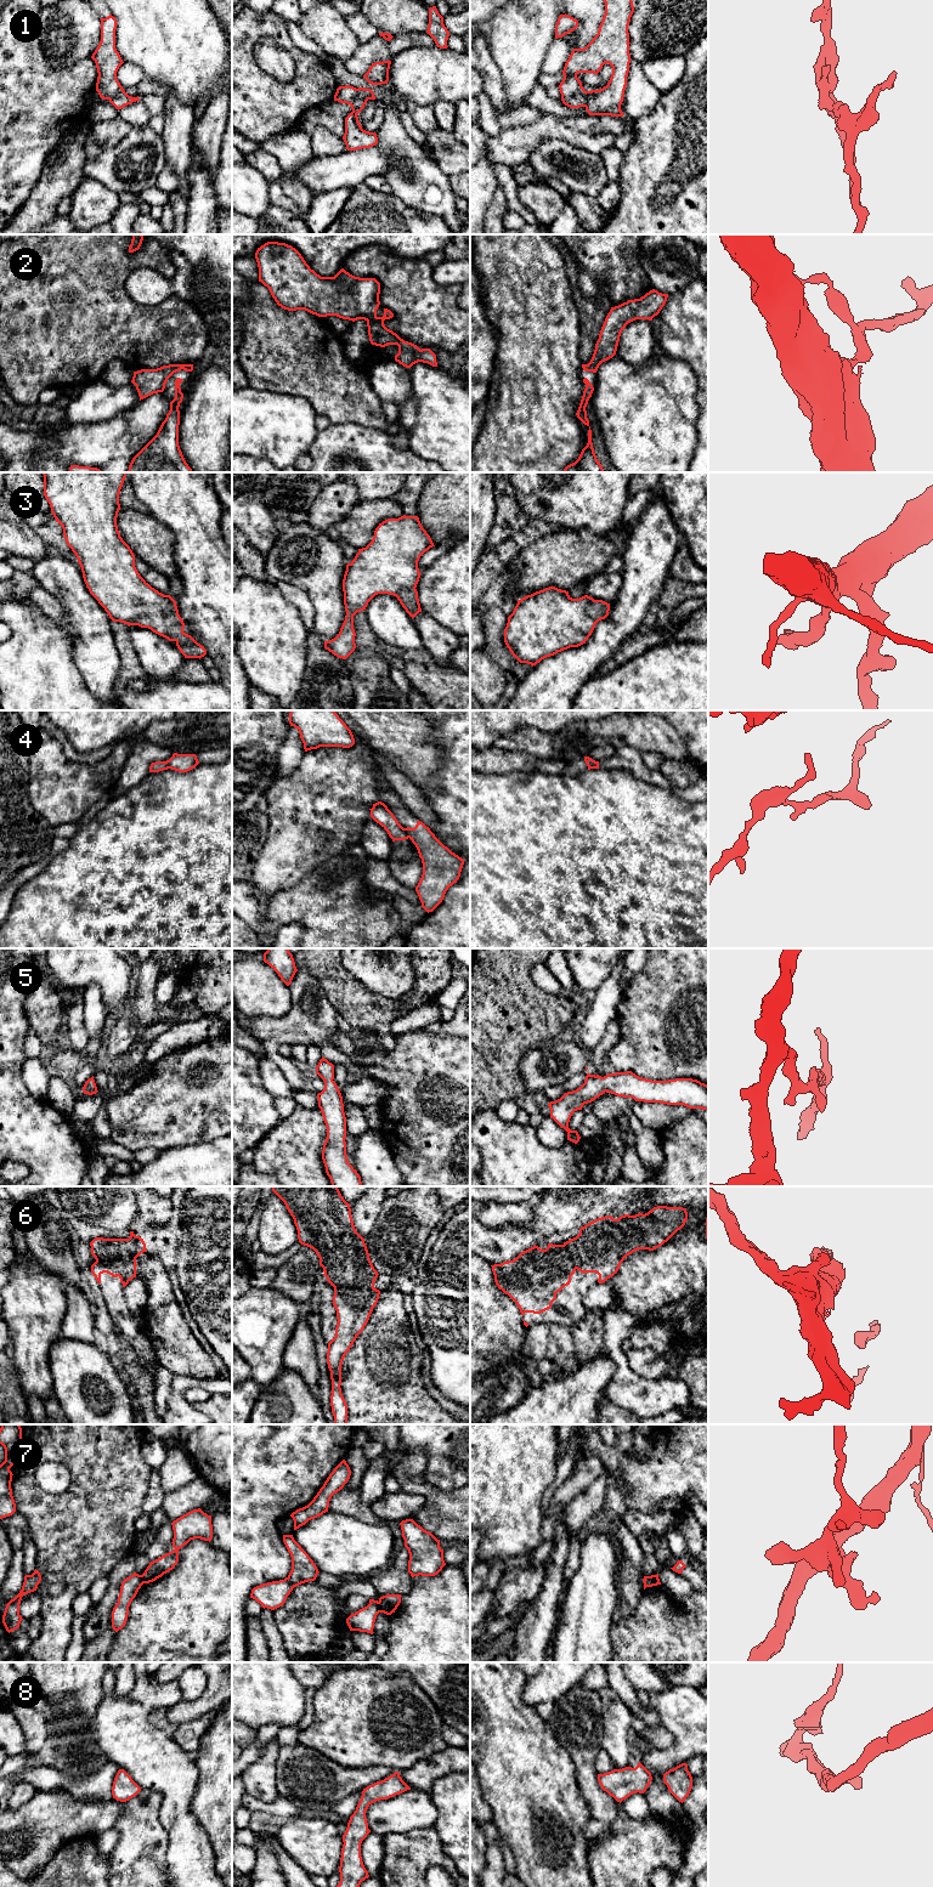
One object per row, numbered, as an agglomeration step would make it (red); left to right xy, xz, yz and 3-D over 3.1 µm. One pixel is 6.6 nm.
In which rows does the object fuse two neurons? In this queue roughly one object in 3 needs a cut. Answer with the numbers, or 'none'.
1, 4, 7

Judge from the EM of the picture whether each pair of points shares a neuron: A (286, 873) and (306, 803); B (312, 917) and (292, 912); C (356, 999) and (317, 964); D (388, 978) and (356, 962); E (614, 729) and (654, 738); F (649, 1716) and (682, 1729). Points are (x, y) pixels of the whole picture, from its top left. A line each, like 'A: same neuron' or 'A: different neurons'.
A: same neuron
B: same neuron
C: same neuron
D: same neuron
E: same neuron
F: different neurons

